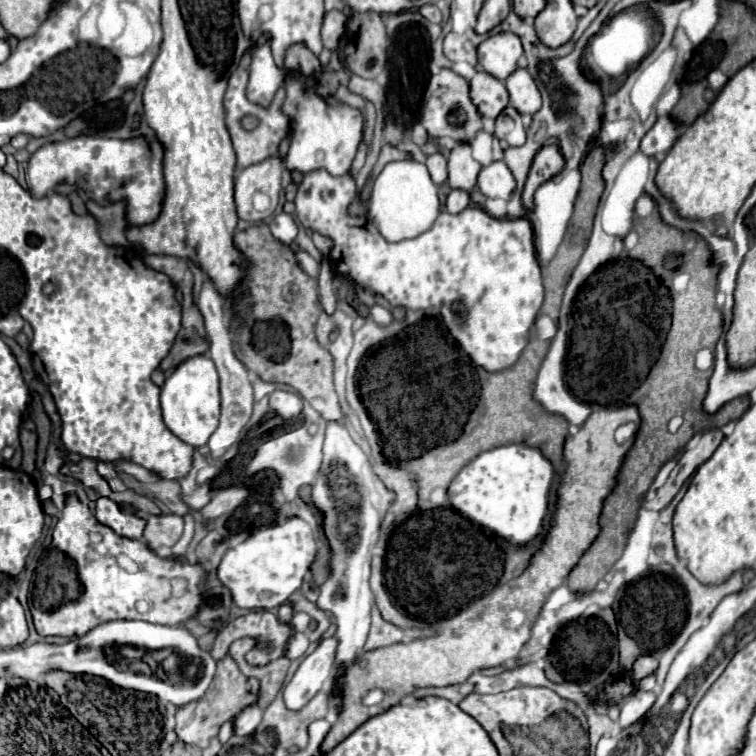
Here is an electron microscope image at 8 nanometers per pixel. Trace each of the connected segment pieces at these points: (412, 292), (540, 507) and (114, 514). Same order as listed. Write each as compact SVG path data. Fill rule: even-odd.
M314 171L304 175L304 181L298 187L294 205L298 221L312 231L320 231L326 237L332 237L332 263L334 267L350 275L354 283L372 291L374 295L382 295L392 307L404 307L410 311L436 307L442 315L444 327L448 333L460 343L460 347L470 355L474 365L484 367L486 371L502 371L516 363L522 349L528 343L528 331L540 311L544 299L542 287L542 269L536 259L534 249L534 233L528 219L496 219L488 215L484 209L466 207L458 215L450 215L448 211L440 211L434 225L408 241L388 243L382 239L376 227L368 223L366 217L350 217L348 205L356 197L356 185L350 175L334 177L328 171ZM462 303L466 307L464 323L454 317L454 307Z
M510 443L510 447L494 447L472 459L450 483L448 499L456 511L490 529L512 547L526 547L542 533L552 481L554 465L540 449Z
M100 497L96 501L96 519L104 525L108 525L112 531L116 531L122 537L140 539L144 535L146 521L134 513L122 511L112 499Z

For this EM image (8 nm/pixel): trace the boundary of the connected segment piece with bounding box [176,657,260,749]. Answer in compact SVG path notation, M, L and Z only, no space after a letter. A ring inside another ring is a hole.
M226 657L222 659L222 663L218 663L216 669L216 677L218 679L218 687L210 689L202 699L188 703L186 707L180 707L176 713L176 733L178 739L190 745L198 745L200 749L208 749L210 743L216 739L218 729L222 723L232 721L244 707L254 705L258 701L258 691L260 691L260 683L258 679L248 679L238 671L238 665Z

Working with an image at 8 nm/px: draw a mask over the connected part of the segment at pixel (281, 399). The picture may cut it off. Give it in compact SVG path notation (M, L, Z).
M274 391L270 393L270 407L284 419L292 419L302 411L302 399L292 397L290 391Z

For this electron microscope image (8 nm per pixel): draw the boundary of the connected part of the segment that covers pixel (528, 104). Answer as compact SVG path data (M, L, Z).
M516 69L514 75L506 79L506 87L510 93L510 105L522 115L534 115L542 107L540 91L526 69Z

